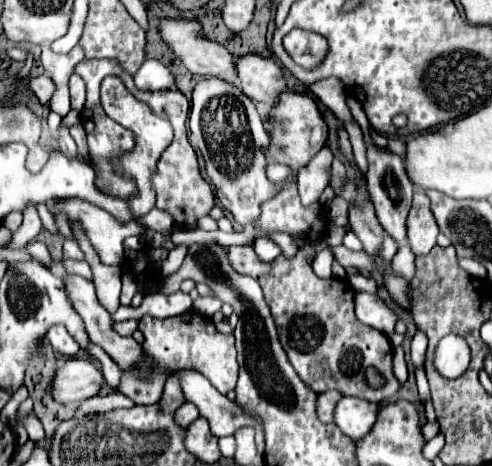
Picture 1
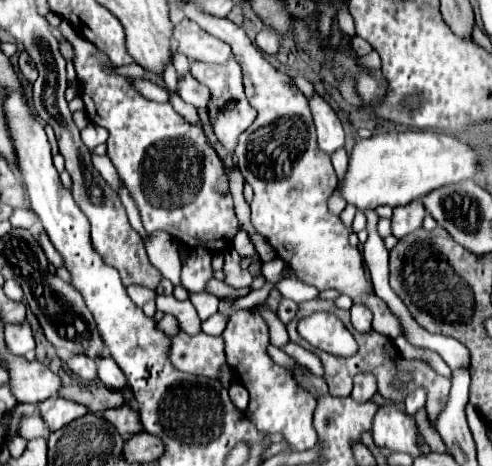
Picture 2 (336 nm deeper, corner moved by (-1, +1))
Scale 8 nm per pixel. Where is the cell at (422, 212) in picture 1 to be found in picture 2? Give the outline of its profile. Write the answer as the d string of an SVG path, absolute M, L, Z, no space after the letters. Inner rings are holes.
M413 200L405 206L395 206L393 208L393 218L391 218L391 230L395 238L403 238L411 232L415 232L417 228L421 228L423 224L423 204L419 200Z

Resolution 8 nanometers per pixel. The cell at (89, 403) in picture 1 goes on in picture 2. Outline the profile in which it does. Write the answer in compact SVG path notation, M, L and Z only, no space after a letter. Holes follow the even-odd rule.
M47 398L39 402L37 408L51 432L63 428L67 422L73 422L75 418L89 412L85 406L79 406L77 402L67 402L65 398Z

